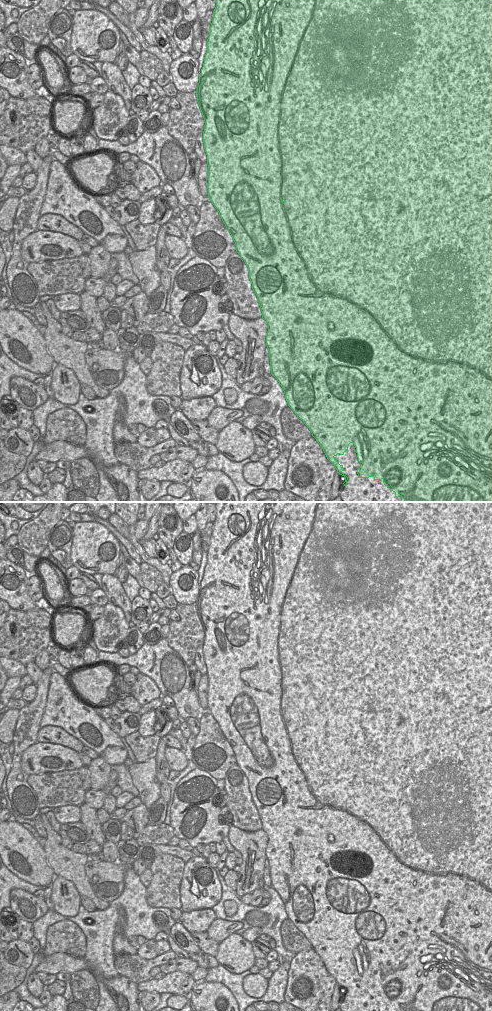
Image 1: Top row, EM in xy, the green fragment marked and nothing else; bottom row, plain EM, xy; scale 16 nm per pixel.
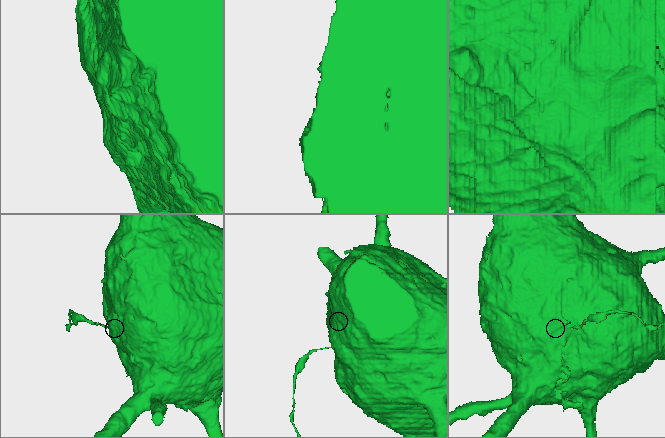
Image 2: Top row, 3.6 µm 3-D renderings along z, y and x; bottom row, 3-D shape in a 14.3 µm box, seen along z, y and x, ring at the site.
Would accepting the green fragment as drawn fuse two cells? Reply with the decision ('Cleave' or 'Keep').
Cleave.

